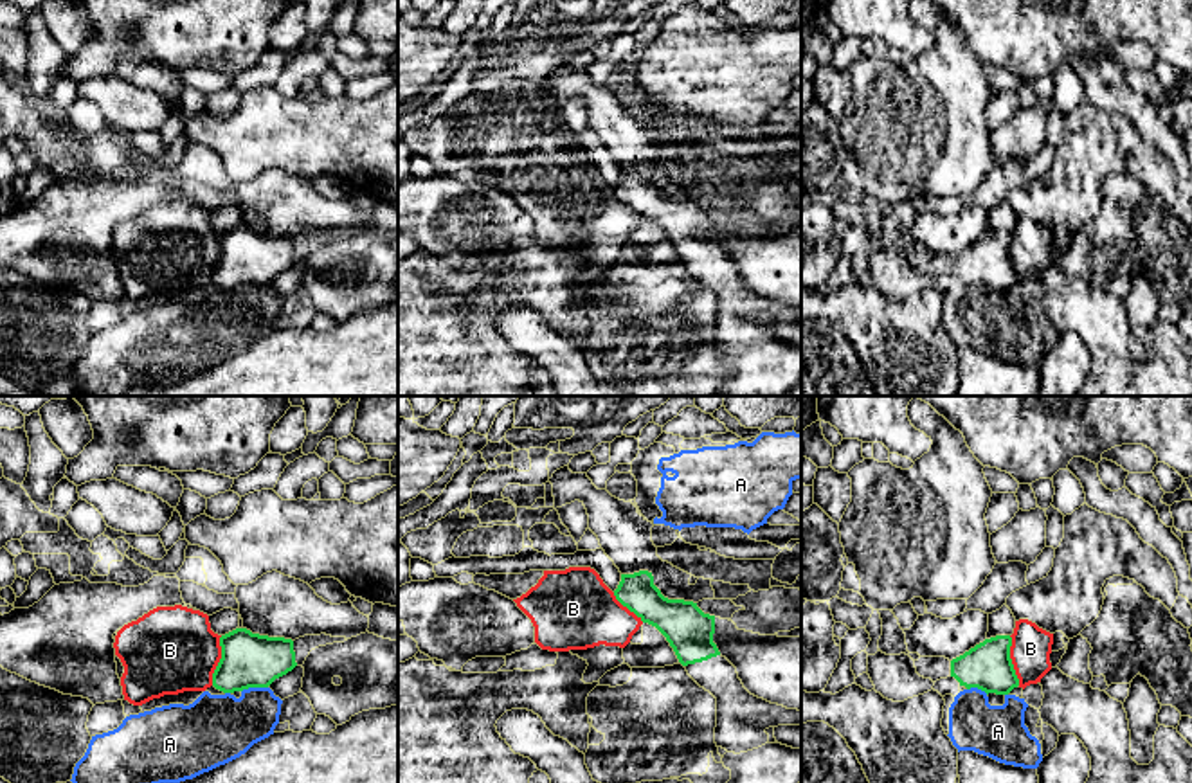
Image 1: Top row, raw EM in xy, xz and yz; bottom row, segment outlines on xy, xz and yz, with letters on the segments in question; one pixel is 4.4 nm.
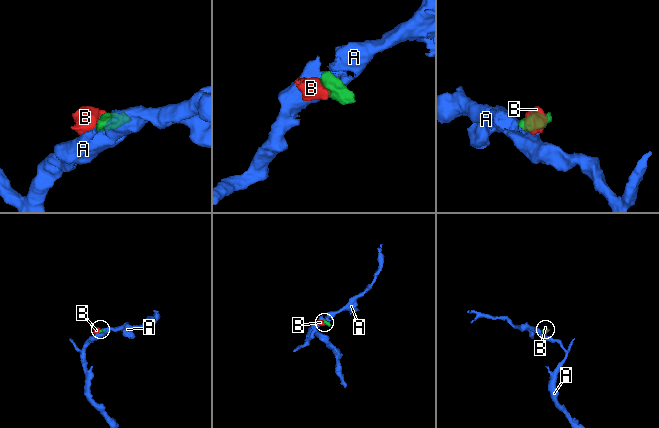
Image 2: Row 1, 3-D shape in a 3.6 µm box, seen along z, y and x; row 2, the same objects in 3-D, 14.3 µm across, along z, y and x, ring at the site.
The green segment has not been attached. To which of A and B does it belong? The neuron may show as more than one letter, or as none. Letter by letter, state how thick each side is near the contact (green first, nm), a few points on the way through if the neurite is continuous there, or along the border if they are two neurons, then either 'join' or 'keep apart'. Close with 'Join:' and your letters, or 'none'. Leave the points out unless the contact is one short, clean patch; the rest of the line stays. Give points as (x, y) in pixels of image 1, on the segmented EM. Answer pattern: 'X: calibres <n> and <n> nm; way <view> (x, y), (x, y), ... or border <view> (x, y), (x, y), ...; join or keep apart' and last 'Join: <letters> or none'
A: calibres 240 and 300 nm; border xy (267, 686), (249, 686), (242, 692); keep apart
B: calibres 240 and 380 nm; border xy (222, 636), (220, 661), (211, 684); keep apart
Join: none

